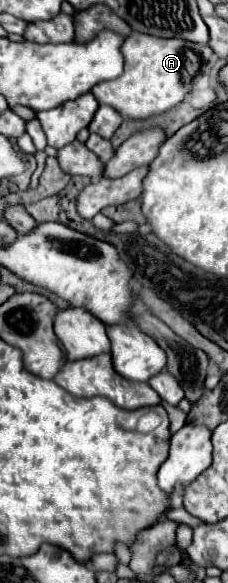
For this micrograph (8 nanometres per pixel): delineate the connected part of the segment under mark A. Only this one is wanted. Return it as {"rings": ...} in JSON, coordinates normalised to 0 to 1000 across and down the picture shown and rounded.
{"rings":[[[583,55],[531,79],[548,120],[522,134],[425,144],[399,158],[434,178],[504,185],[531,199],[583,206],[662,202],[785,182],[846,154],[855,134],[882,127],[890,110],[925,99],[925,82],[794,65],[680,65]]]}

